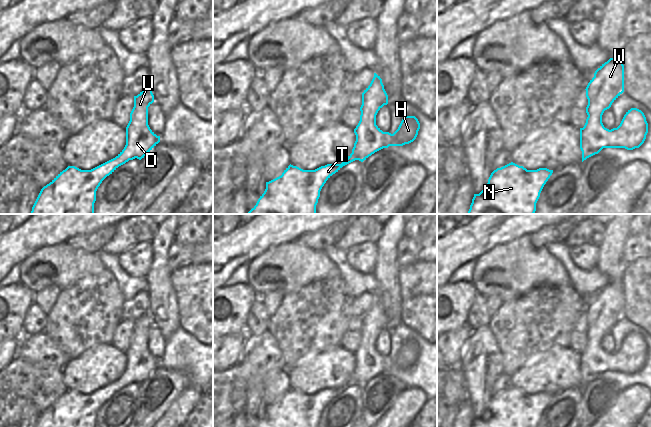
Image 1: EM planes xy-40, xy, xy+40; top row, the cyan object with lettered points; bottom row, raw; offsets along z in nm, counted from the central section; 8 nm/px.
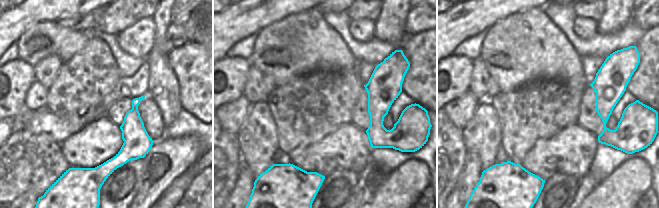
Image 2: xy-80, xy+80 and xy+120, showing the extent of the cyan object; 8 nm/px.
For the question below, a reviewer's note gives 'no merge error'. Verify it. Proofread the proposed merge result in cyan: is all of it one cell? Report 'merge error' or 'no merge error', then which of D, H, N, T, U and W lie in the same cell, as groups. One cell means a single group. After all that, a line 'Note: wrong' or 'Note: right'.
no merge error | D H N T U W
Note: right

